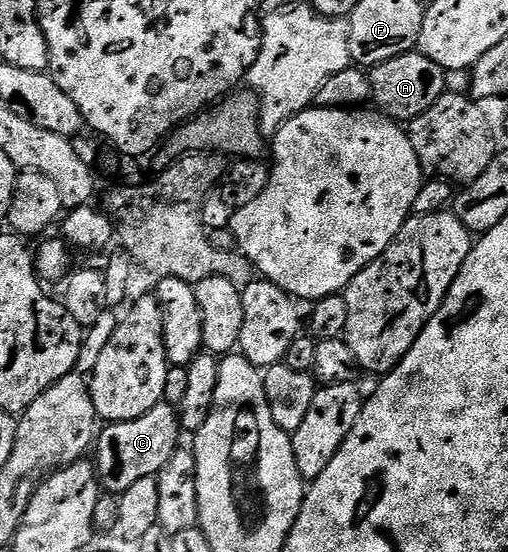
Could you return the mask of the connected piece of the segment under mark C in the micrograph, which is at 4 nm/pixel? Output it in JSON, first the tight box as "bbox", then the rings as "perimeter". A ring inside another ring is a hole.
{"bbox":[93,401,180,493],"perimeter":[[[166,401],[133,421],[113,423],[104,428],[104,431],[102,428],[98,432],[97,442],[93,447],[93,462],[104,492],[122,493],[129,489],[129,485],[141,481],[141,477],[158,476],[159,470],[180,446],[179,412]]]}

